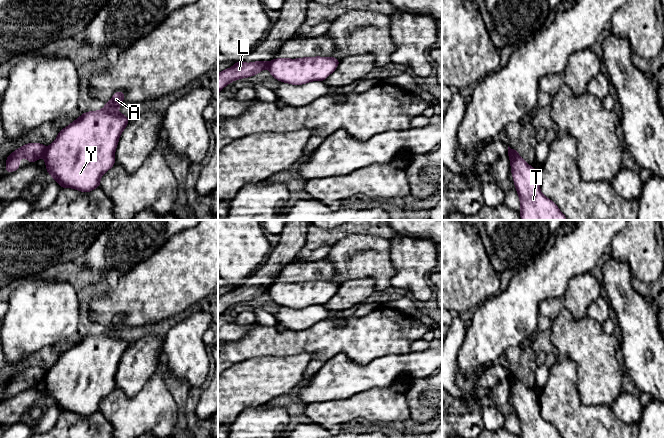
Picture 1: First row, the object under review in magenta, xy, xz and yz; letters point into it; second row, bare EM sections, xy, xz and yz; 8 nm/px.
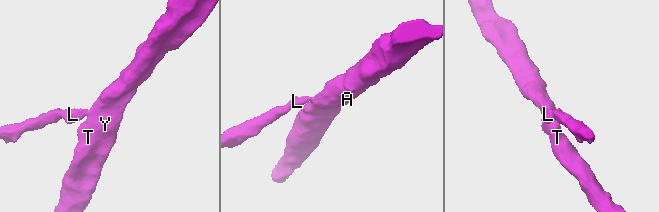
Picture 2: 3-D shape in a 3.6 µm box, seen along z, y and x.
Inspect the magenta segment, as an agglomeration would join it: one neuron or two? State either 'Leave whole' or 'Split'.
Split

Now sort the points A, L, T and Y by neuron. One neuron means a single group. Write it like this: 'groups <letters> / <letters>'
groups A T Y / L

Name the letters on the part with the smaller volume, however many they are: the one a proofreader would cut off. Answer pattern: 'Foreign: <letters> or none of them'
Foreign: L

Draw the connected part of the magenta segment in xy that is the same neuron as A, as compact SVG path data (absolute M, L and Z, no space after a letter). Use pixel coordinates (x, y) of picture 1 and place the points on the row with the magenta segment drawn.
M117 91L104 108L82 113L71 124L61 129L57 138L46 148L44 161L50 174L61 188L72 188L88 193L100 187L103 174L115 164L115 150L121 133L129 123L126 115L119 113L118 108L125 98L125 93Z

